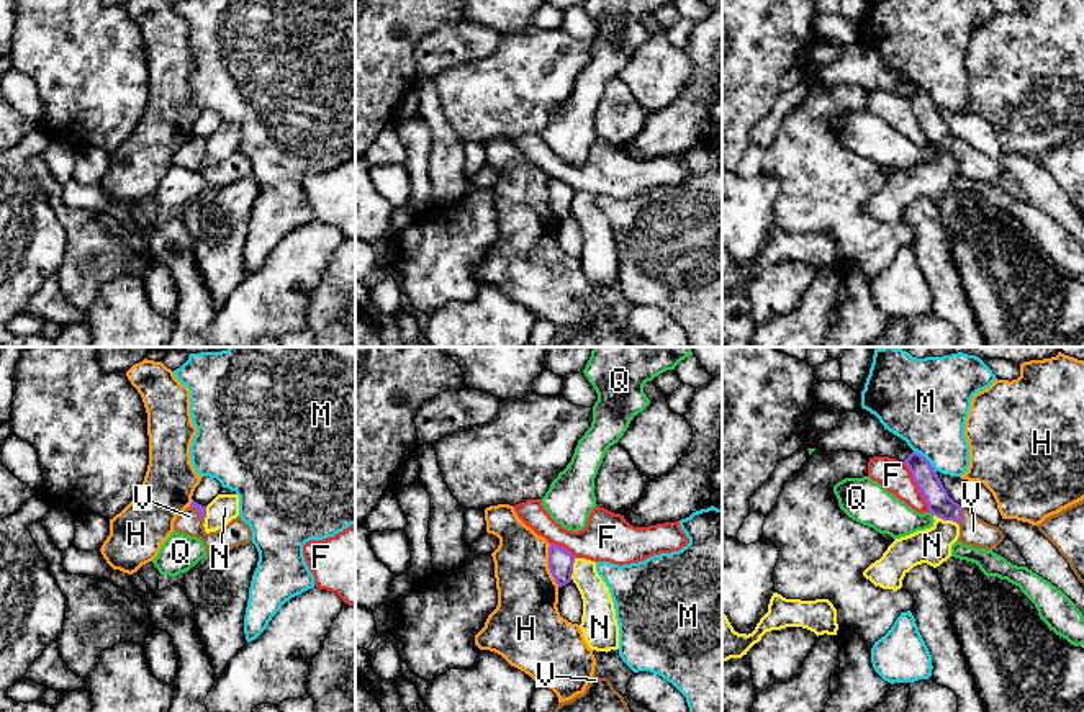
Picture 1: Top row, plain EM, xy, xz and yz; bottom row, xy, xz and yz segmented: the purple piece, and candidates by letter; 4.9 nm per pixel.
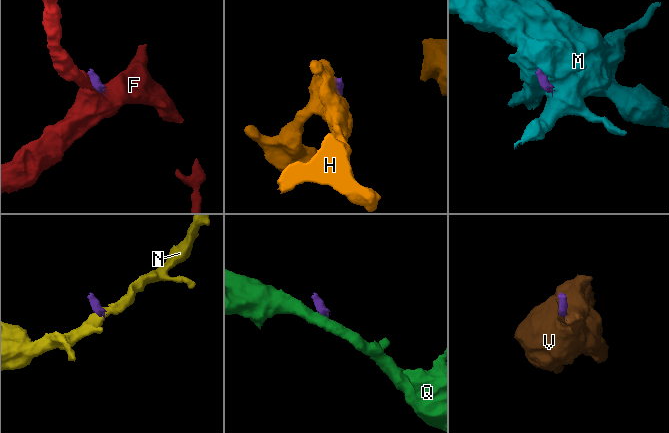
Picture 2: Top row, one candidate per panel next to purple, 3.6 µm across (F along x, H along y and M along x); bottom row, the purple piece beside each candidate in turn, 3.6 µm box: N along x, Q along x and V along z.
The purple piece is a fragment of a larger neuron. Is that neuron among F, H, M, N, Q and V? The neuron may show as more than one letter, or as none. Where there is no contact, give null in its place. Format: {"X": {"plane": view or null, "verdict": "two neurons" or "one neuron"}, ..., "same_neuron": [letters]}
{"F": {"plane": "yz", "verdict": "two neurons"}, "H": {"plane": "xz", "verdict": "two neurons"}, "M": {"plane": "yz", "verdict": "two neurons"}, "N": {"plane": "yz", "verdict": "two neurons"}, "Q": {"plane": "yz", "verdict": "two neurons"}, "V": {"plane": "yz", "verdict": "one neuron"}, "same_neuron": ["V"]}

